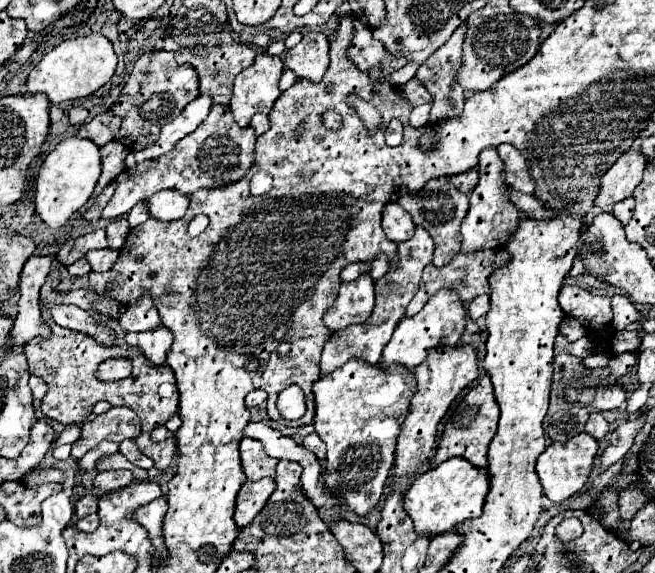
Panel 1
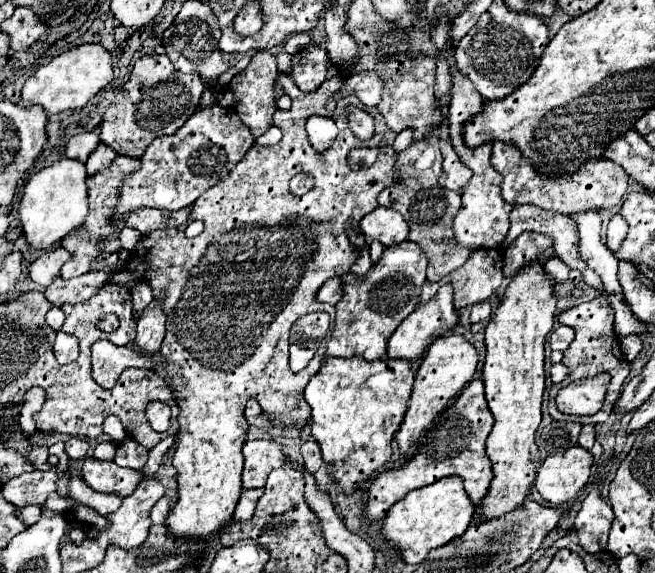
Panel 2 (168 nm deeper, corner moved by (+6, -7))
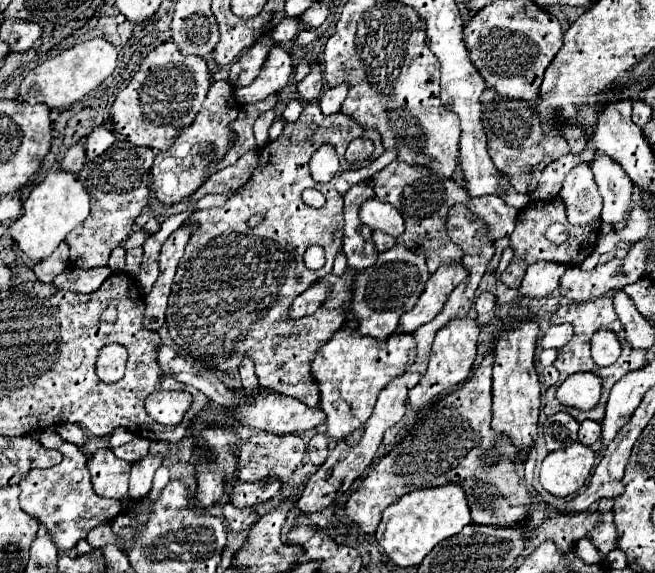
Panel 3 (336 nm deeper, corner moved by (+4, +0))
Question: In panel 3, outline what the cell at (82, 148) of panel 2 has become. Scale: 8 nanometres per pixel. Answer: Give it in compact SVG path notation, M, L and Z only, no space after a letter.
M73 144L67 152L65 152L65 158L61 162L61 168L63 170L71 170L71 172L79 172L85 164L85 146L83 144Z

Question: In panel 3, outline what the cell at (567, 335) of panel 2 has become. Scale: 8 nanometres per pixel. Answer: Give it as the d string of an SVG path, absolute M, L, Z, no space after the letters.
M557 324L551 326L543 338L541 338L541 346L543 348L563 348L573 336L573 326L571 324Z

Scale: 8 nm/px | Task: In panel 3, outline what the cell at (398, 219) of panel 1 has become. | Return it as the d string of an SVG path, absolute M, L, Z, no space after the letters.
M369 198L361 206L359 216L361 216L361 222L365 226L369 226L371 230L381 230L393 238L397 238L397 236L401 236L401 232L405 232L403 218L397 212L397 208L387 202L381 202L377 198Z

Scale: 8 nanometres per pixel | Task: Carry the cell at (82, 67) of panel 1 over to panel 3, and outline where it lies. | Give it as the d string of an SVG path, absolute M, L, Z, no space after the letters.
M93 38L93 40L73 46L69 50L63 50L59 56L33 68L21 82L19 92L21 92L21 98L29 104L43 102L49 108L67 108L67 106L83 100L85 94L89 94L105 78L109 78L113 74L115 66L117 66L115 46L103 38Z

